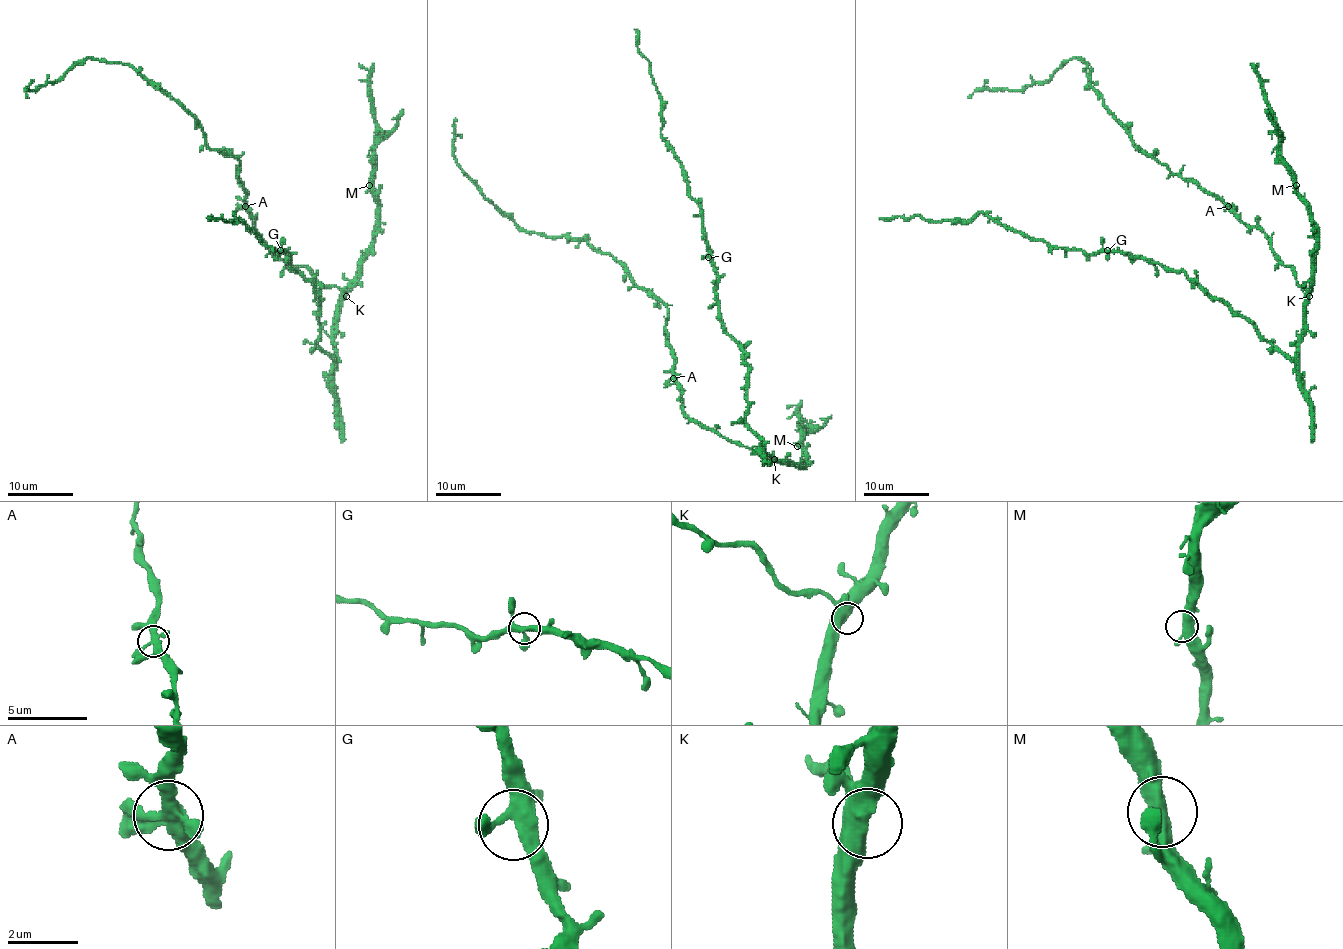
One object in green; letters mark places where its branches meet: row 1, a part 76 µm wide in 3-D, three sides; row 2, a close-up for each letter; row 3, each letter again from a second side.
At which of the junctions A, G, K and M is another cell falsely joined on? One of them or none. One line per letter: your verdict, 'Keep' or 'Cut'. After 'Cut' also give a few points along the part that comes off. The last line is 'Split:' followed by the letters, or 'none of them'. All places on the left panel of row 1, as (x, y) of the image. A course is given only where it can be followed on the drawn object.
A: Keep
G: Keep
K: Keep
M: Keep
Split: none of them

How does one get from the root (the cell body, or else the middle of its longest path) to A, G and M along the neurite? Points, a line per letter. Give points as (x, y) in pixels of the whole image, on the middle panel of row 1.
A: (752, 451), (728, 441), (698, 421), (692, 421), (683, 410), (682, 387), (674, 377)
G: (752, 451), (769, 456), (744, 420), (746, 353), (726, 331), (718, 308), (718, 274), (708, 257)
M: (752, 451), (800, 466), (805, 461), (805, 453), (797, 446)

